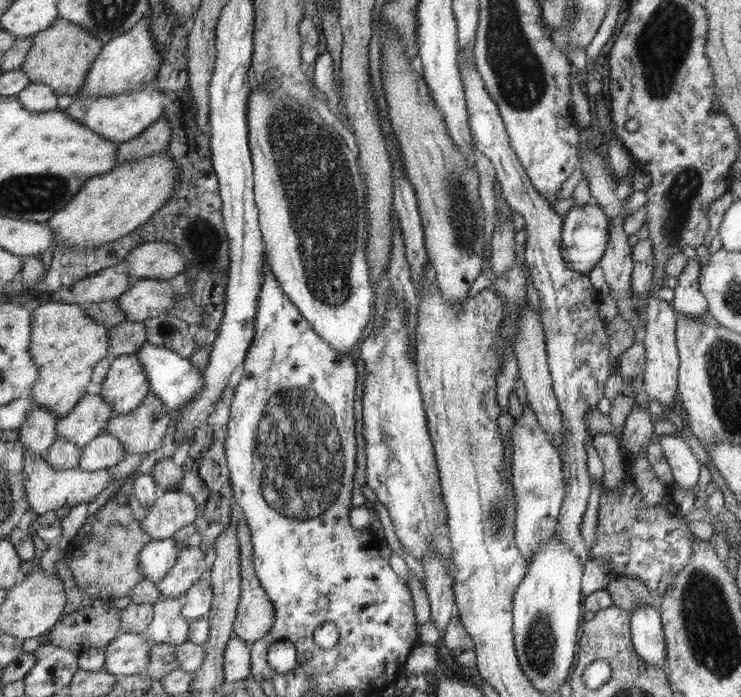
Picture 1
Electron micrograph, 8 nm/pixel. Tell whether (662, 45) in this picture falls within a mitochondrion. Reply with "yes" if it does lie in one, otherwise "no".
yes

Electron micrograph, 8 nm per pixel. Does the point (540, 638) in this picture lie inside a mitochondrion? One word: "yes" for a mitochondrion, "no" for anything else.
yes

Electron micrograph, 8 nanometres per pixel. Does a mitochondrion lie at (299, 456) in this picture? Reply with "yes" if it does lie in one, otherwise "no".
yes

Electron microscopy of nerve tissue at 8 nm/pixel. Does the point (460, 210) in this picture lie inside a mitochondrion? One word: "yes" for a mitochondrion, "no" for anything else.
yes

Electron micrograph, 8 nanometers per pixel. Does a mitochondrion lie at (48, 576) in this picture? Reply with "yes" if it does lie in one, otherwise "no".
no

